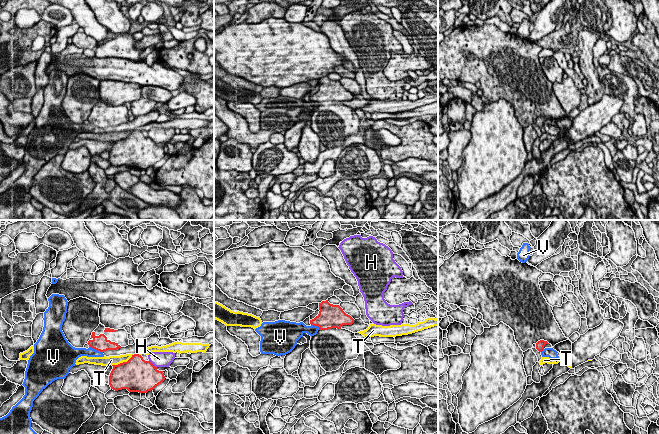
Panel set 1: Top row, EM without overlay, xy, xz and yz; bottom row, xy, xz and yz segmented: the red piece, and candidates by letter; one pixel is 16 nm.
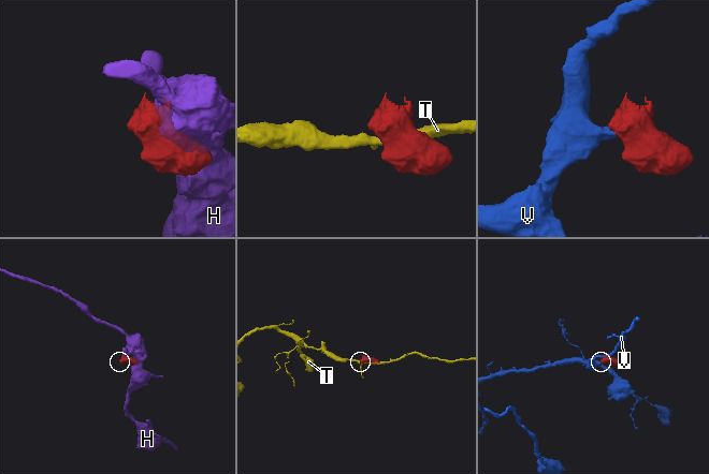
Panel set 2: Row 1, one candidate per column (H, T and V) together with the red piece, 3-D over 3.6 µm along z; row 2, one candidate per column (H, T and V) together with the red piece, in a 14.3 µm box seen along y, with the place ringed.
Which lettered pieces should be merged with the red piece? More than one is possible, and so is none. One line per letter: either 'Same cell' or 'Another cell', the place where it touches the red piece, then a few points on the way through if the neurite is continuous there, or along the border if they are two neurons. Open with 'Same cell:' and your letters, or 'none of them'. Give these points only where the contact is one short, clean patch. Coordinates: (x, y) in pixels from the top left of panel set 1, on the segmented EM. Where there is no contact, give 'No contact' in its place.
Same cell: none of them
H: Another cell. Touches red at xy (152, 364). Boundary: xy (149, 360), (156, 367)
T: Another cell. Touches red at xy (123, 362)
V: Another cell. Touches red at xy (96, 349). Boundary: xy (89, 346), (102, 352)

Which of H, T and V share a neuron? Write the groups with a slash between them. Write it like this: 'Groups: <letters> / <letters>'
Groups: H / T / V

